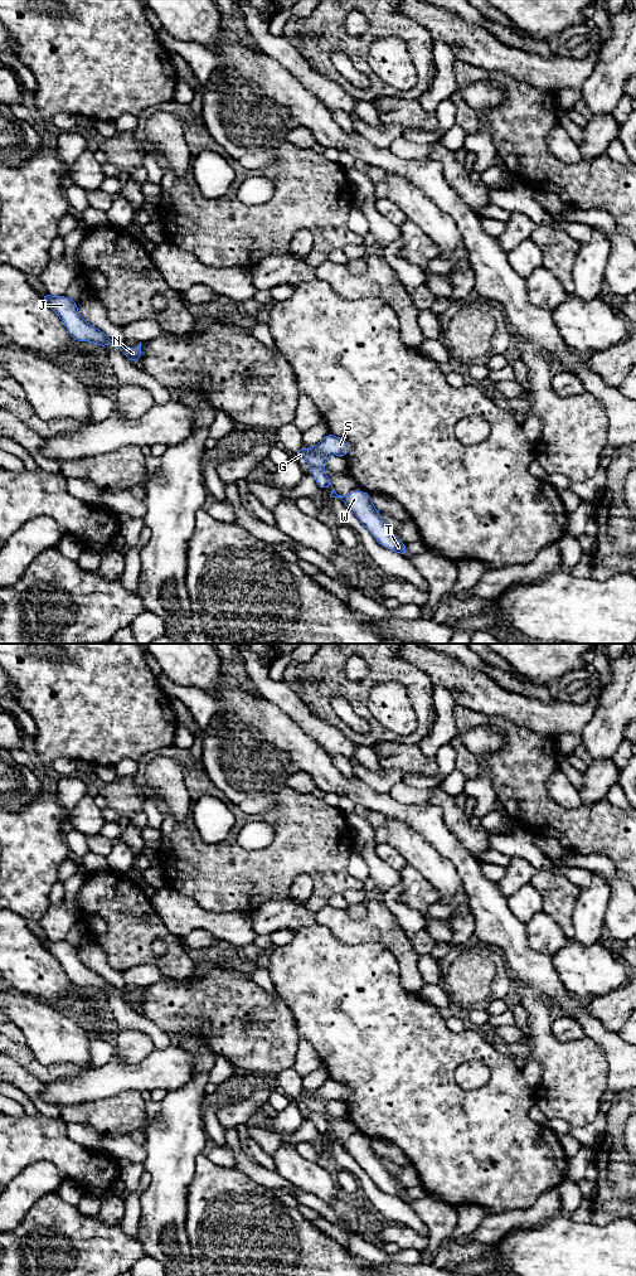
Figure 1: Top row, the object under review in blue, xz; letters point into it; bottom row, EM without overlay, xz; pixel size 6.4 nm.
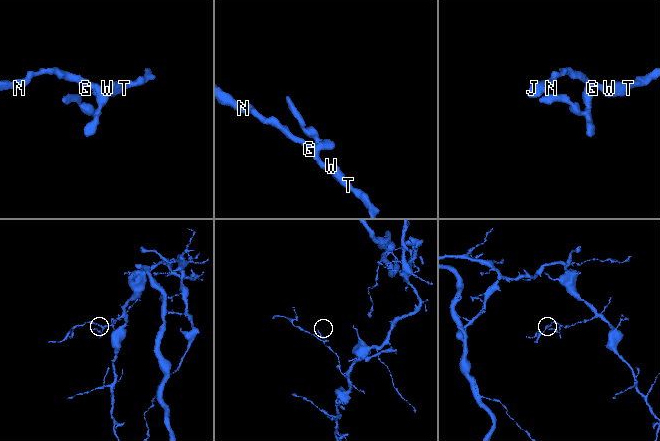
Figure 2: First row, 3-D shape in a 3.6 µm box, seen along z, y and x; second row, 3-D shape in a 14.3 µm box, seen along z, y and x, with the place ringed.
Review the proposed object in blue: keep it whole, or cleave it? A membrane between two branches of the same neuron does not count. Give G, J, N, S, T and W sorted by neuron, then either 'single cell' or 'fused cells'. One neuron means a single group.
groups G J N S T W; single cell

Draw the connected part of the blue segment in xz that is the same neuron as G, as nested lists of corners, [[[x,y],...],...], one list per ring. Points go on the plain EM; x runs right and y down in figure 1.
[[[327,1078],[319,1088],[316,1088],[310,1096],[306,1095],[305,1090],[300,1093],[295,1101],[304,1103],[310,1111],[310,1119],[315,1121],[315,1126],[319,1132],[331,1132],[330,1124],[325,1119],[326,1103],[330,1100],[345,1102],[350,1096],[350,1088],[344,1083]]]

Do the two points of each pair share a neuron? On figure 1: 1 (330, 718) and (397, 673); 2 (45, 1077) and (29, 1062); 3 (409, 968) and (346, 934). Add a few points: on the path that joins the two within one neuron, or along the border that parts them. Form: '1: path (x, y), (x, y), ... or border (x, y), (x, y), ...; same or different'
1: path (359, 737), (373, 731), (362, 711), (368, 684); same
2: path (42, 1073), (33, 1066); same
3: path (402, 949), (379, 926), (375, 925), (365, 930); same

